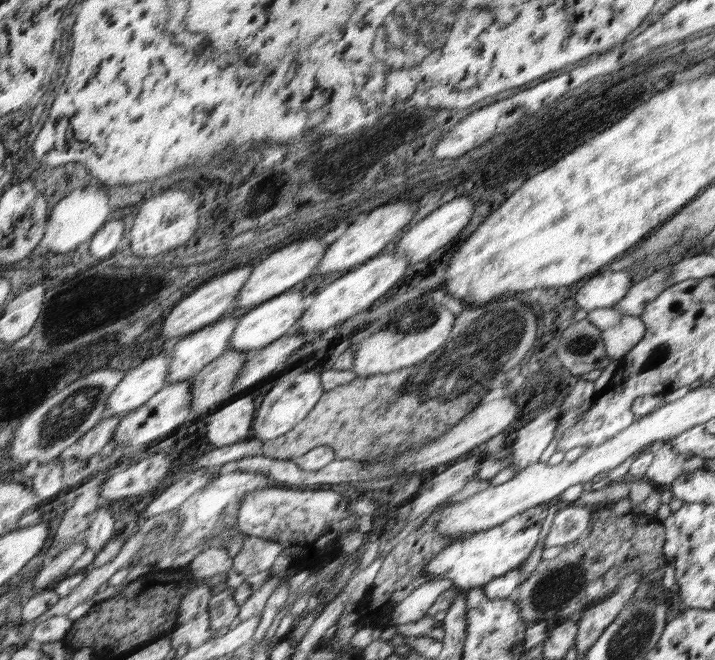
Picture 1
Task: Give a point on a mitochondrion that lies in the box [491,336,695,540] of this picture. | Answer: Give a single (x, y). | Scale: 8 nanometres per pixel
(654, 357)

